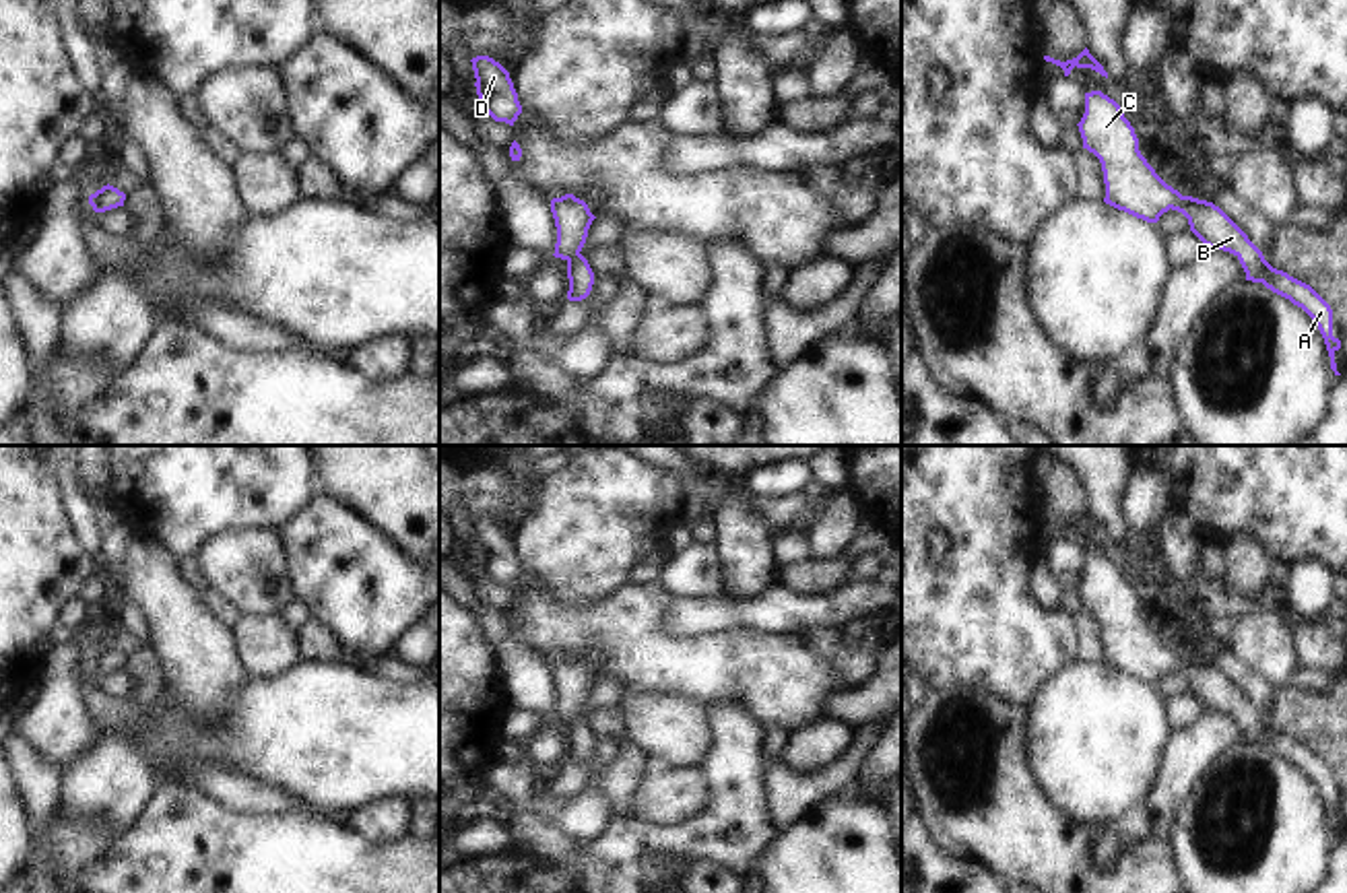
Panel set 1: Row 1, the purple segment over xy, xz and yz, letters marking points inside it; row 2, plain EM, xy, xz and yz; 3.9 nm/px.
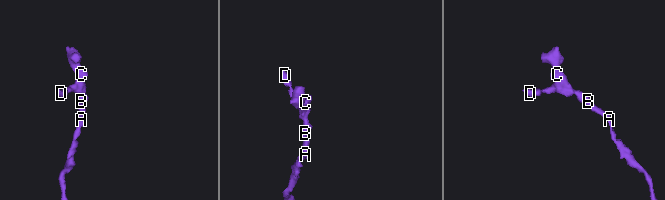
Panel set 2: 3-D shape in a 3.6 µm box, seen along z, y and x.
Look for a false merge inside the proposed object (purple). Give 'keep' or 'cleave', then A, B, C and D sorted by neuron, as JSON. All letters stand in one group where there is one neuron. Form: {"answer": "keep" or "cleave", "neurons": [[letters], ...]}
{"answer": "keep", "neurons": [["A", "B", "C", "D"]]}

